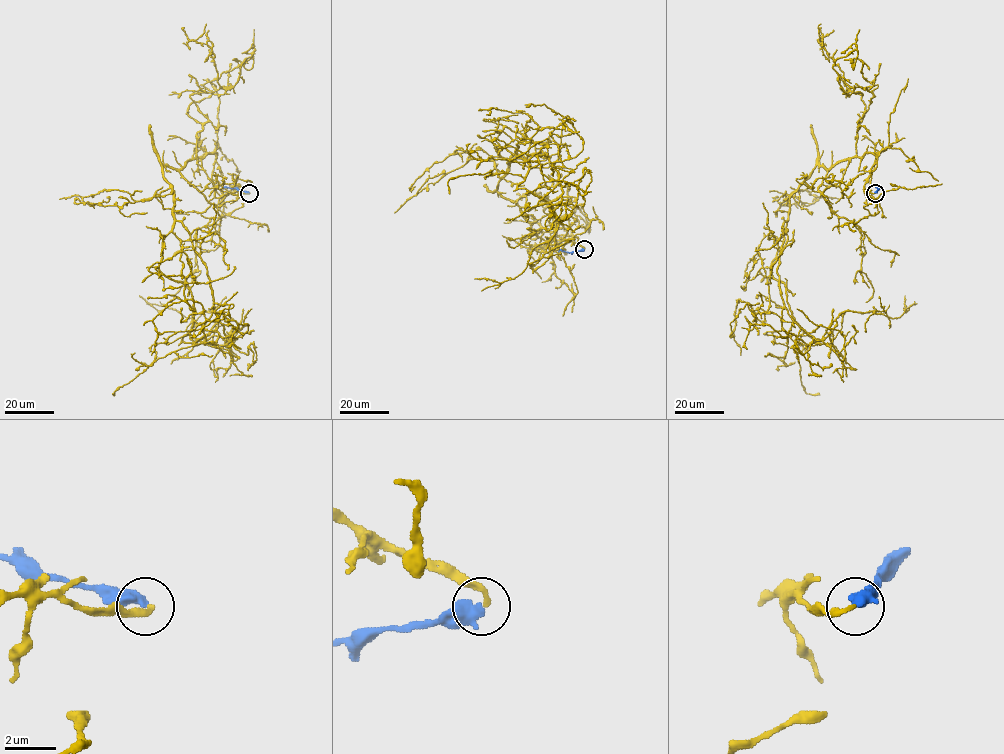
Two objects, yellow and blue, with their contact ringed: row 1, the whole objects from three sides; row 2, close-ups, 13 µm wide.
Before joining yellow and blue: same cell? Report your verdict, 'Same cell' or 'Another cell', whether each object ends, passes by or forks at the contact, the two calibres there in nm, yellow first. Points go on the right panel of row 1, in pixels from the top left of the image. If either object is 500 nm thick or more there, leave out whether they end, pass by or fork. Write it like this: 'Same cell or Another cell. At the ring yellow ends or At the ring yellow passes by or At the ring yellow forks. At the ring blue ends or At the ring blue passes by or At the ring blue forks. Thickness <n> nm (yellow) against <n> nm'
Same cell. At the ring yellow ends. At the ring blue ends. Thickness 180 nm (yellow) against 480 nm

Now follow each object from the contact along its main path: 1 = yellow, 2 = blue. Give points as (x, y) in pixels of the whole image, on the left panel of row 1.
1: (249, 193), (220, 183), (217, 154), (163, 165), (182, 340), (223, 311), (139, 295)
2: (249, 193), (223, 187)

